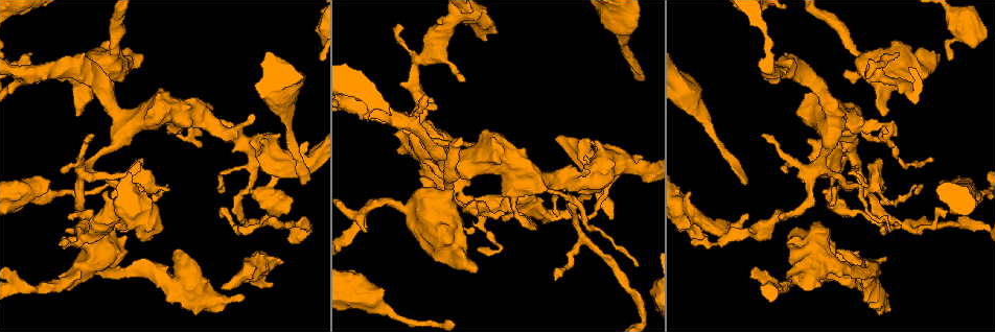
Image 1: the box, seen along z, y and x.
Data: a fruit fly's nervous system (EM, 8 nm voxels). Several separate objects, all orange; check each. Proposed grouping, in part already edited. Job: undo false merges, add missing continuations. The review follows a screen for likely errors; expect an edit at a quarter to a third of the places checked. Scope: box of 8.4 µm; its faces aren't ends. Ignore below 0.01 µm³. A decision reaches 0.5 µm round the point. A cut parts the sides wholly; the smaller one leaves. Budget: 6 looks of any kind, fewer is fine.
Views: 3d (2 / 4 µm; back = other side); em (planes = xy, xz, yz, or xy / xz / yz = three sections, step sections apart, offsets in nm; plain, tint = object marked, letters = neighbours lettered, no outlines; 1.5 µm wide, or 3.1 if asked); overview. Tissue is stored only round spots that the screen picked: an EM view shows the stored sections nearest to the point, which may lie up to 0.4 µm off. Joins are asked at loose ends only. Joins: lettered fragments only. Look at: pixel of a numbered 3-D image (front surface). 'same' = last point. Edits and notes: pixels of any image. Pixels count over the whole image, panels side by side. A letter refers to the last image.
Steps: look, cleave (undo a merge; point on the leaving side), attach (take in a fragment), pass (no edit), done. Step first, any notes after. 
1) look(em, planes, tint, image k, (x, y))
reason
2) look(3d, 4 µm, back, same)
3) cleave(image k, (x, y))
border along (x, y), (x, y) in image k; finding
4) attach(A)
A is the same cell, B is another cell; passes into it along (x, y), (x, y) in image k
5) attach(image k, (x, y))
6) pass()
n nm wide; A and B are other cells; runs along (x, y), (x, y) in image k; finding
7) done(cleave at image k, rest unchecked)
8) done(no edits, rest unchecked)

look(3d, 2 µm, image 1, (503, 214))
branch stops here

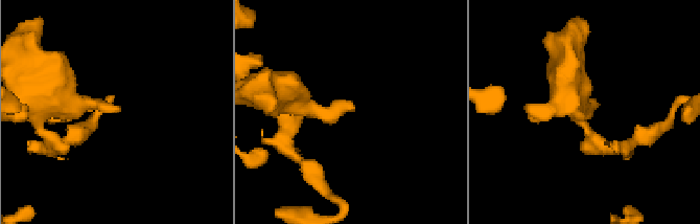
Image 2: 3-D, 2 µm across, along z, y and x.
look(em, planes, letters, image 2, (354, 106))

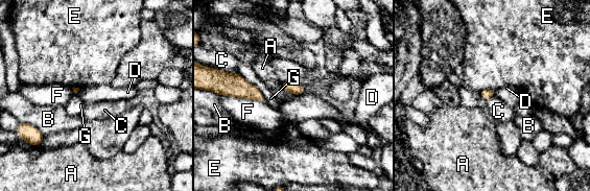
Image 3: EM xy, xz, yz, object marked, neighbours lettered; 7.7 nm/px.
pass()
G touches over 320 nm; A, B, C, D, E, F and G are other cells; border along (303, 92), (299, 95) in image 3; no lettered fragment goes on from it

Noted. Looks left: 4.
look(em, xy, step 4, tint, image 1, (272, 284))

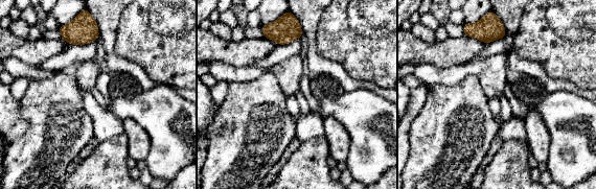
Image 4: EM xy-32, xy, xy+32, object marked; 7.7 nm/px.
look(em, planes, letters, same)
cut it another way

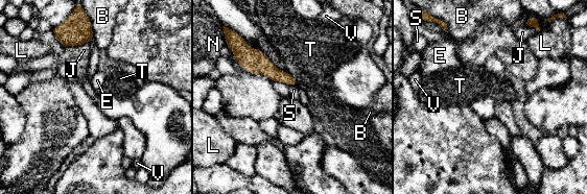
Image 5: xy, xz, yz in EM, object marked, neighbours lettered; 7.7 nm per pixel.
pass()
B, E, J, L, N, S, T and V are other cells; border along (287, 71), (296, 79) in image 5; no lettered fragment goes on from it

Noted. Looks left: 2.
done(no edits, rest unchecked)

